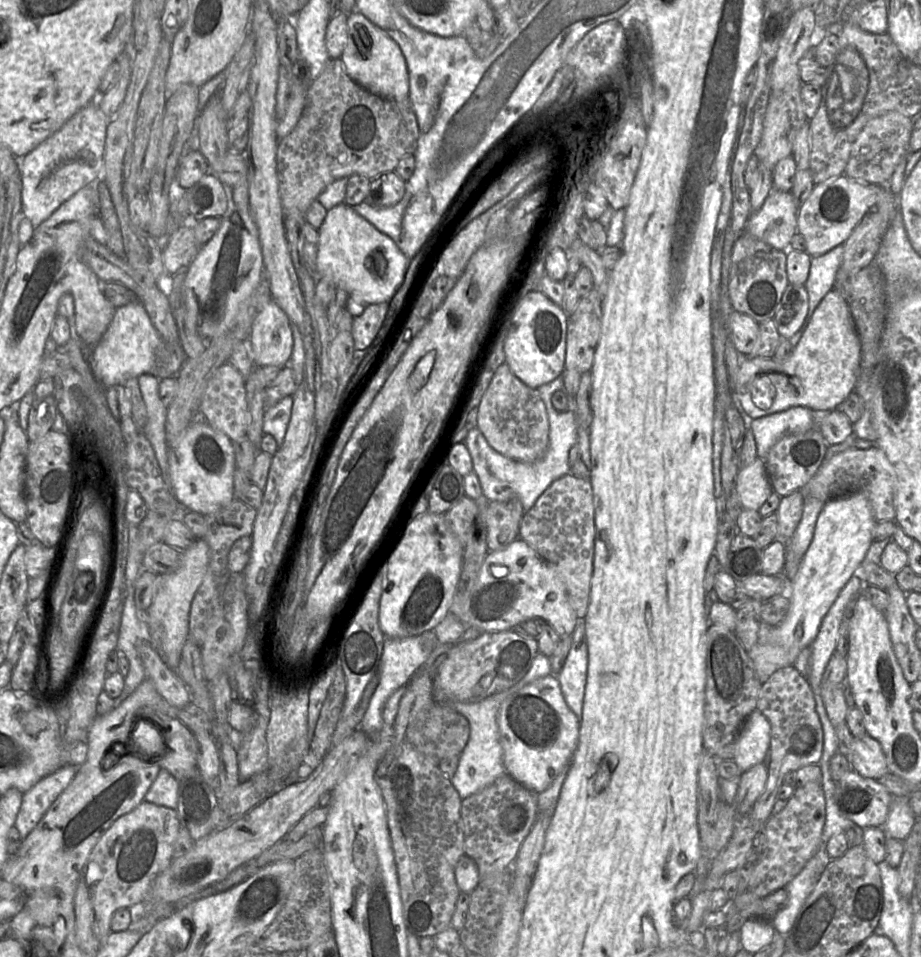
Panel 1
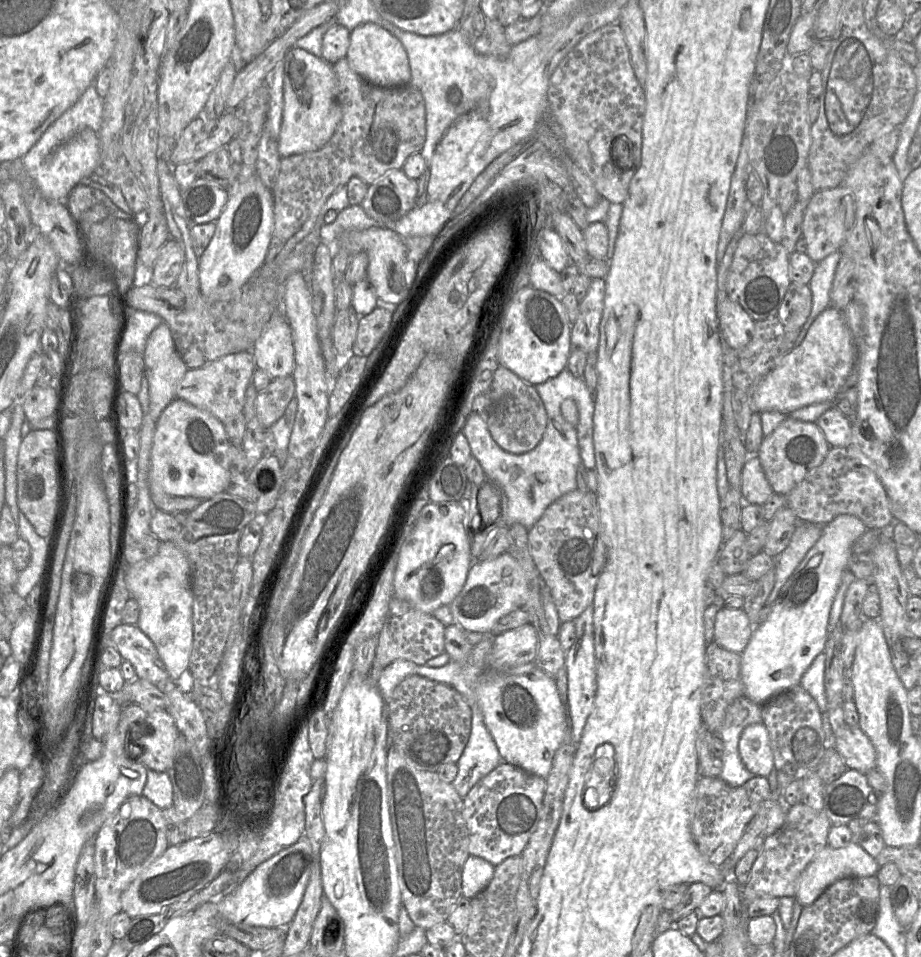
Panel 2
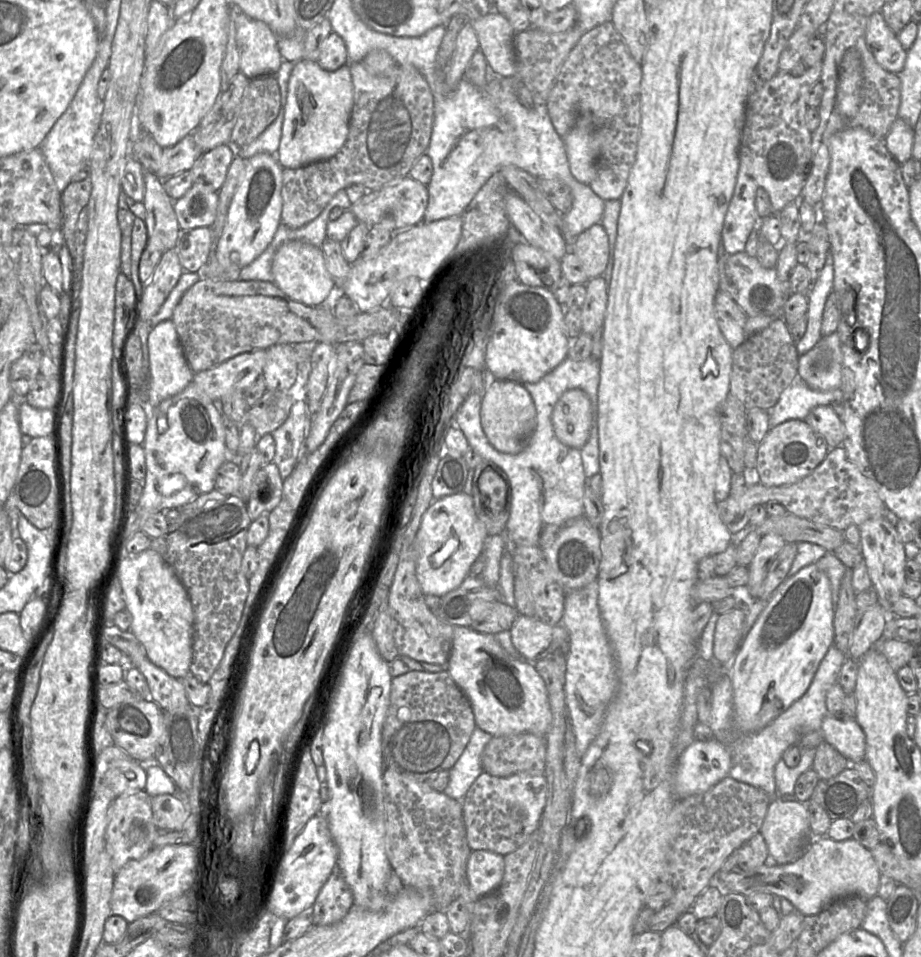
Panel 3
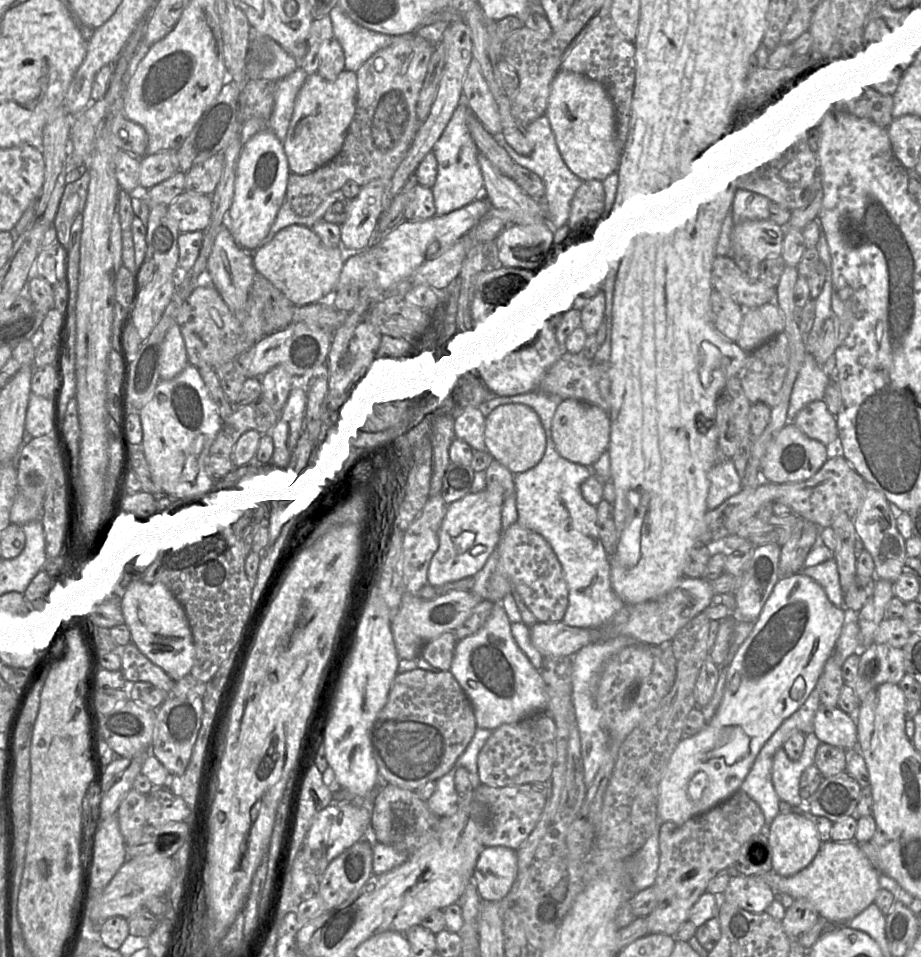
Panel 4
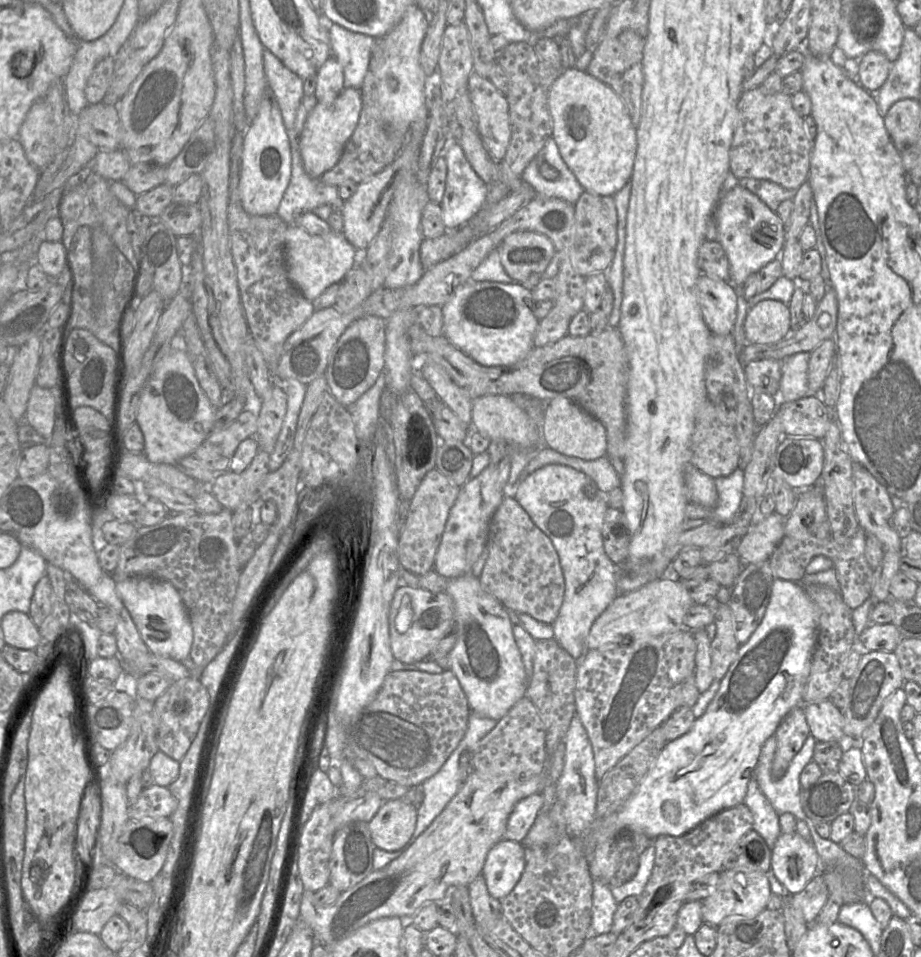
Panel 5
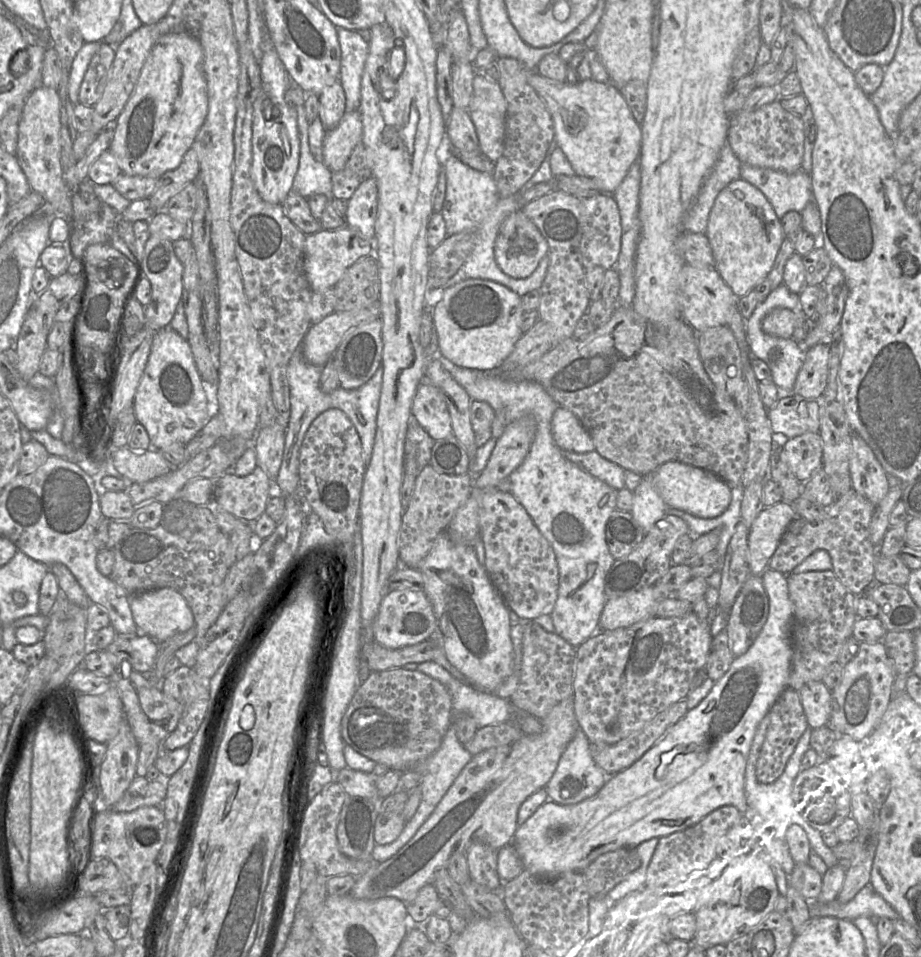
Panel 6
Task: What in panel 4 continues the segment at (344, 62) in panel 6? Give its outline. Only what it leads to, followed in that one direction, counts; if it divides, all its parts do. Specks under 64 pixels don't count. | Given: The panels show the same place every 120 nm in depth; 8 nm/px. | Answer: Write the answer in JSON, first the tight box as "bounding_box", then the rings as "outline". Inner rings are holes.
{"bounding_box":[330,5,394,69],"outline":[[[337,5],[330,14],[334,38],[340,43],[345,56],[345,69],[358,69],[377,51],[390,46],[394,36],[371,31],[357,24]]]}

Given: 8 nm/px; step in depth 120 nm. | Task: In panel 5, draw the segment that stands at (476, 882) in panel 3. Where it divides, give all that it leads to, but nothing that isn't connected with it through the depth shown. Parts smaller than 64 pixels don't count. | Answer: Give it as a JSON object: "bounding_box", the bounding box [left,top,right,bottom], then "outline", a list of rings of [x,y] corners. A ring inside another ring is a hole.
{"bounding_box":[481,839,526,899],"outline":[[[502,839],[488,852],[481,875],[489,893],[503,899],[516,886],[526,865],[526,849],[522,842]]]}

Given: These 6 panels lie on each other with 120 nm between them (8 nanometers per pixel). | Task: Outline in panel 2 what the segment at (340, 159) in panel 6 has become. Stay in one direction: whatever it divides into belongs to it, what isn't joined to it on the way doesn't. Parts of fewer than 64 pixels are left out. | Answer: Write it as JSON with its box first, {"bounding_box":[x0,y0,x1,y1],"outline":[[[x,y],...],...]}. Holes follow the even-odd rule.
{"bounding_box":[278,46,342,158],"outline":[[[295,46],[286,52],[283,62],[284,109],[278,137],[281,158],[320,149],[331,139],[342,119],[342,110],[336,101],[332,64]]]}

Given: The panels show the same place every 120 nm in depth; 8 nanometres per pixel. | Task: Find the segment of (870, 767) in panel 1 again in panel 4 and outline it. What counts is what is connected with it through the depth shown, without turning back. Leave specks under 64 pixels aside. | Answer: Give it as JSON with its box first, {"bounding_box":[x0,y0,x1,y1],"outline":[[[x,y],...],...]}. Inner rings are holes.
{"bounding_box":[813,705,858,752],"outline":[[[821,705],[814,716],[813,733],[821,743],[826,743],[847,752],[858,751],[857,725],[853,715],[836,707]]]}

